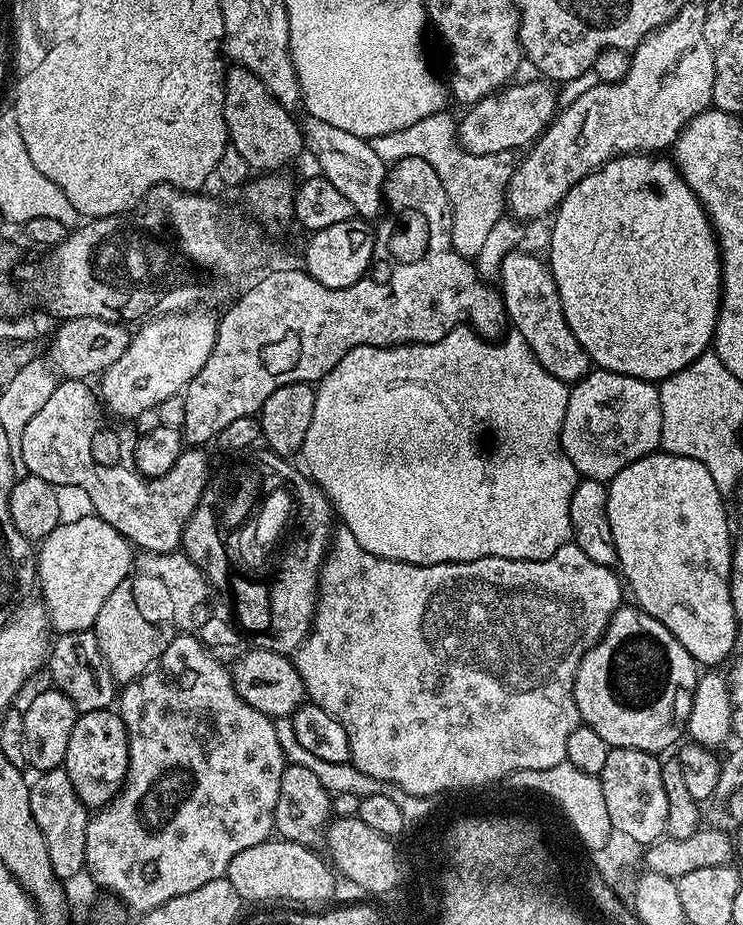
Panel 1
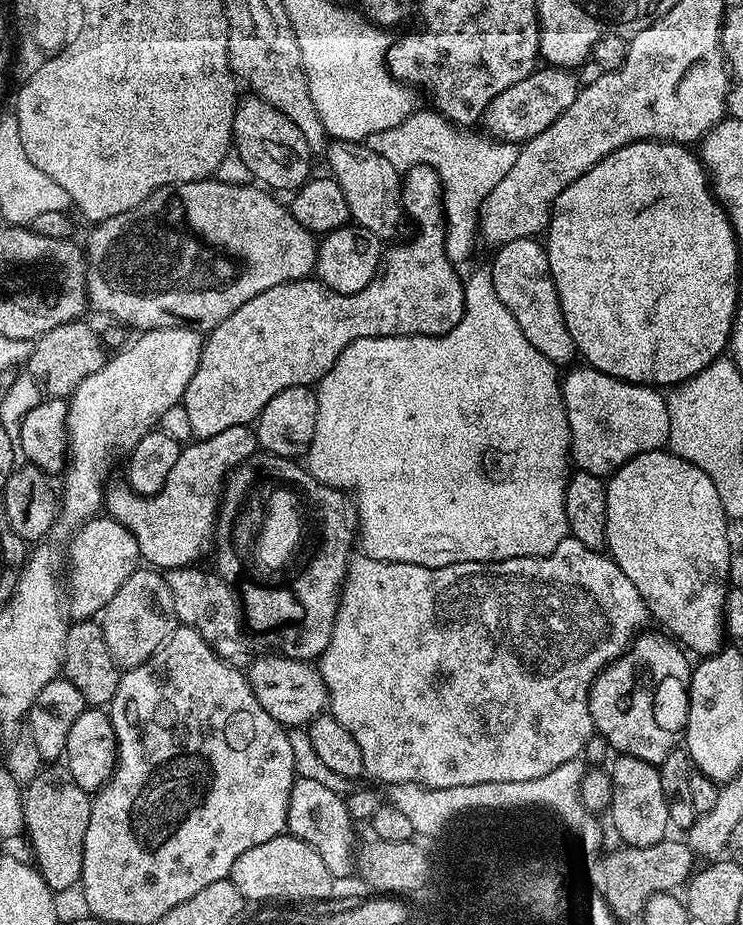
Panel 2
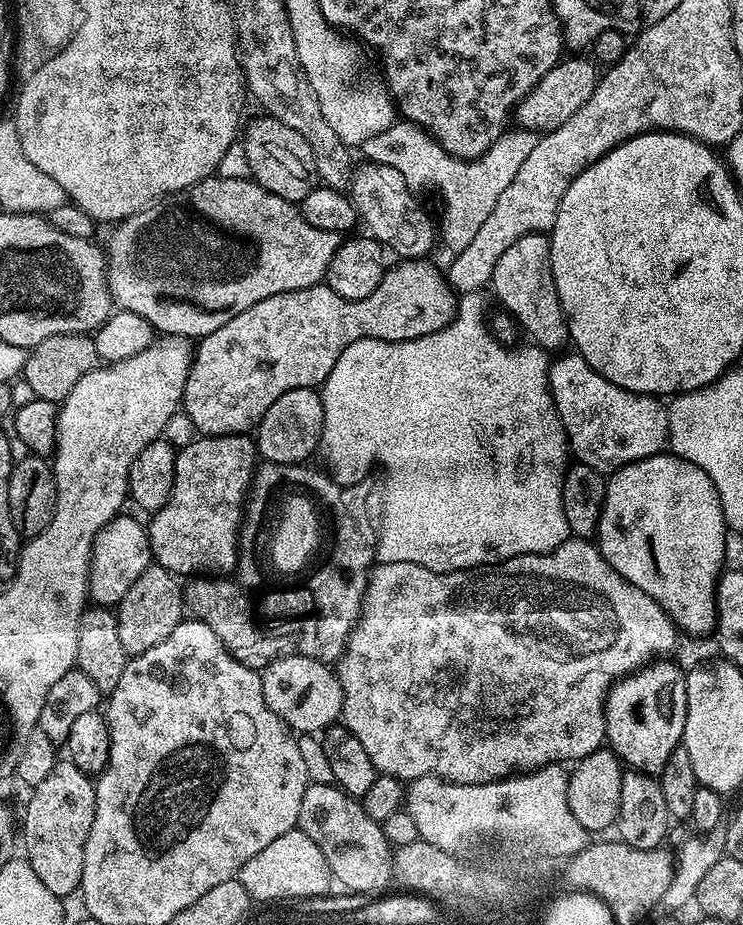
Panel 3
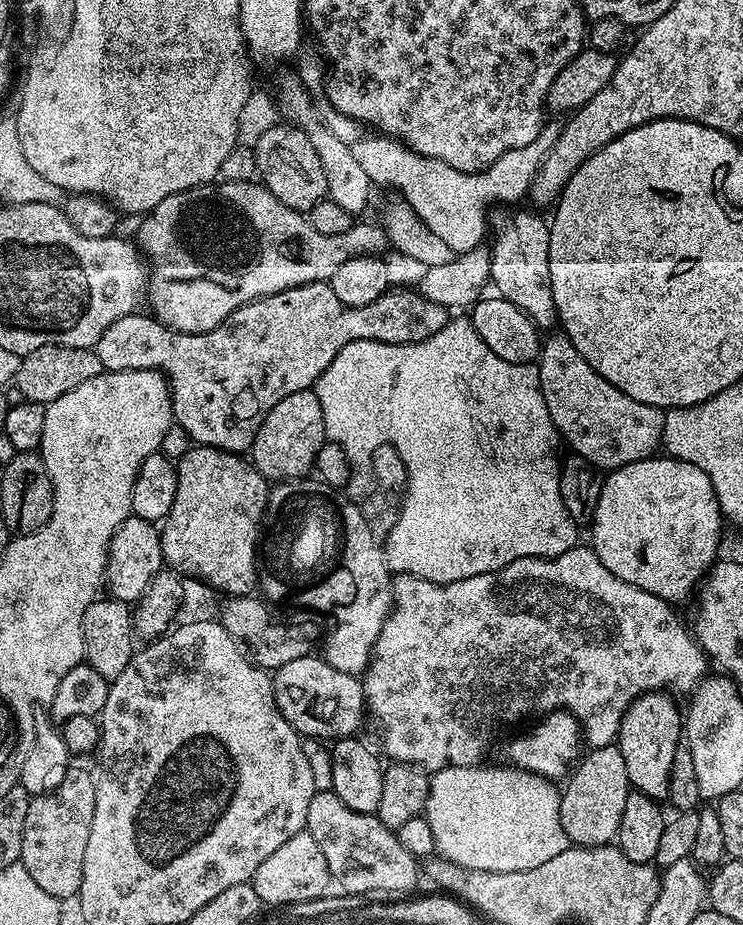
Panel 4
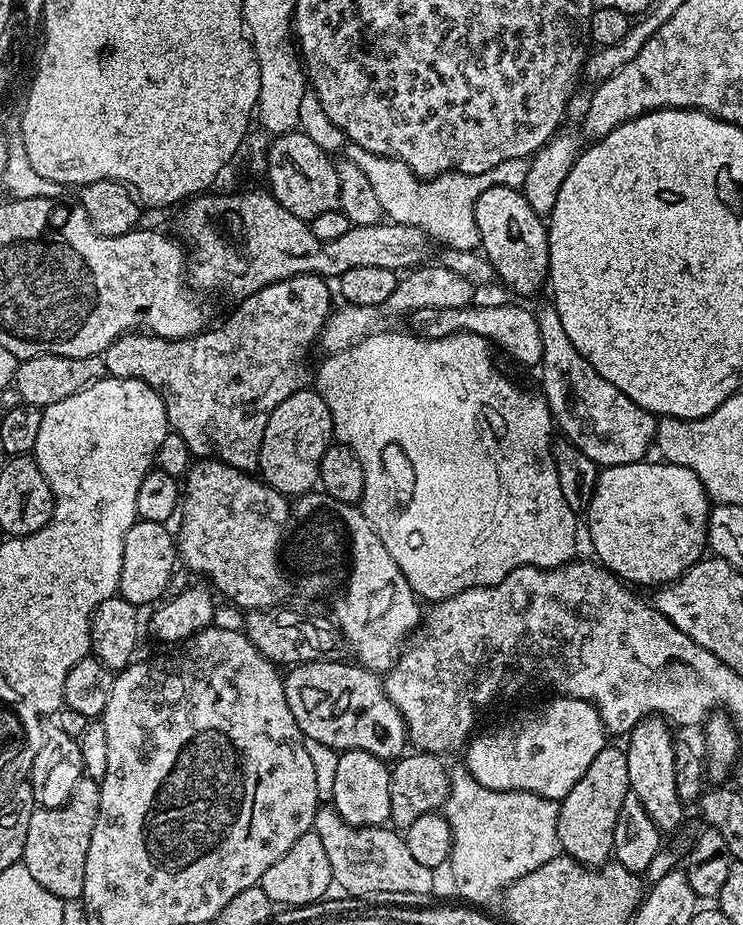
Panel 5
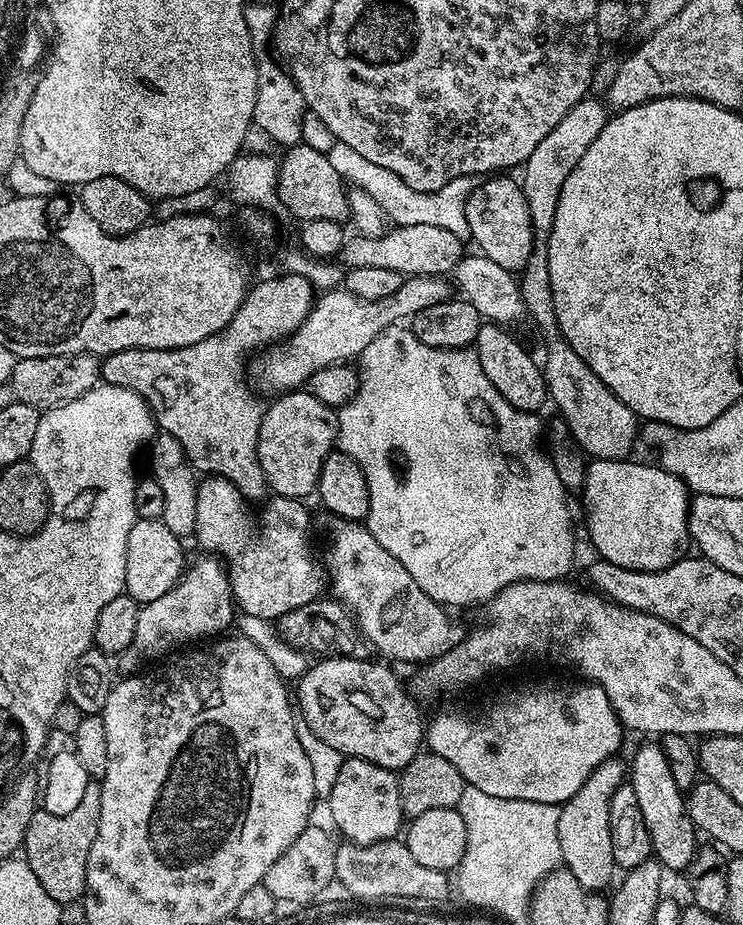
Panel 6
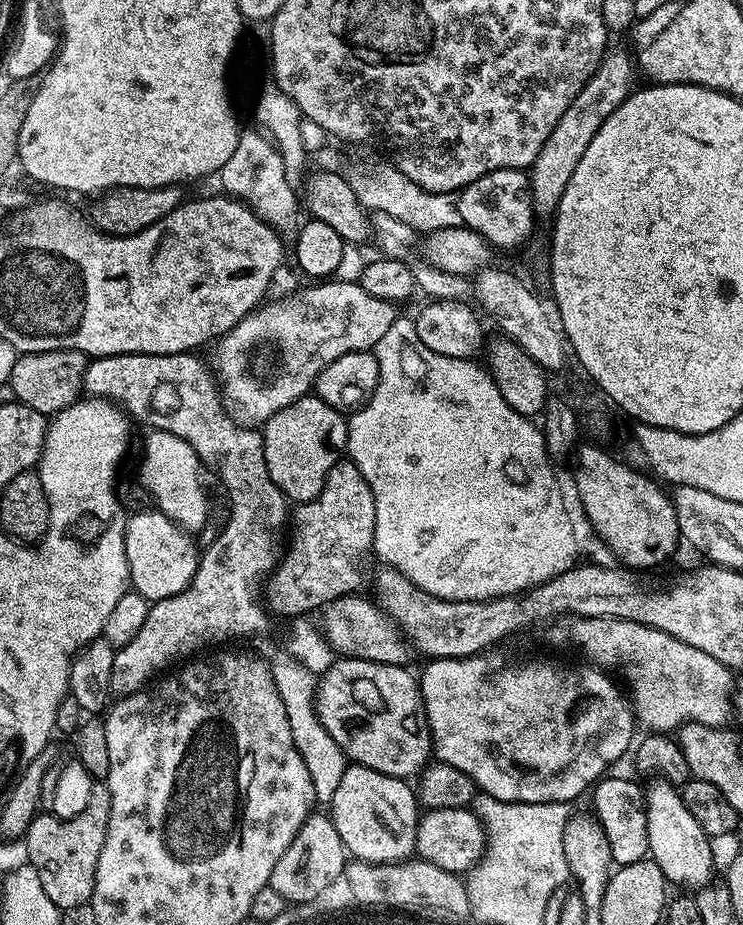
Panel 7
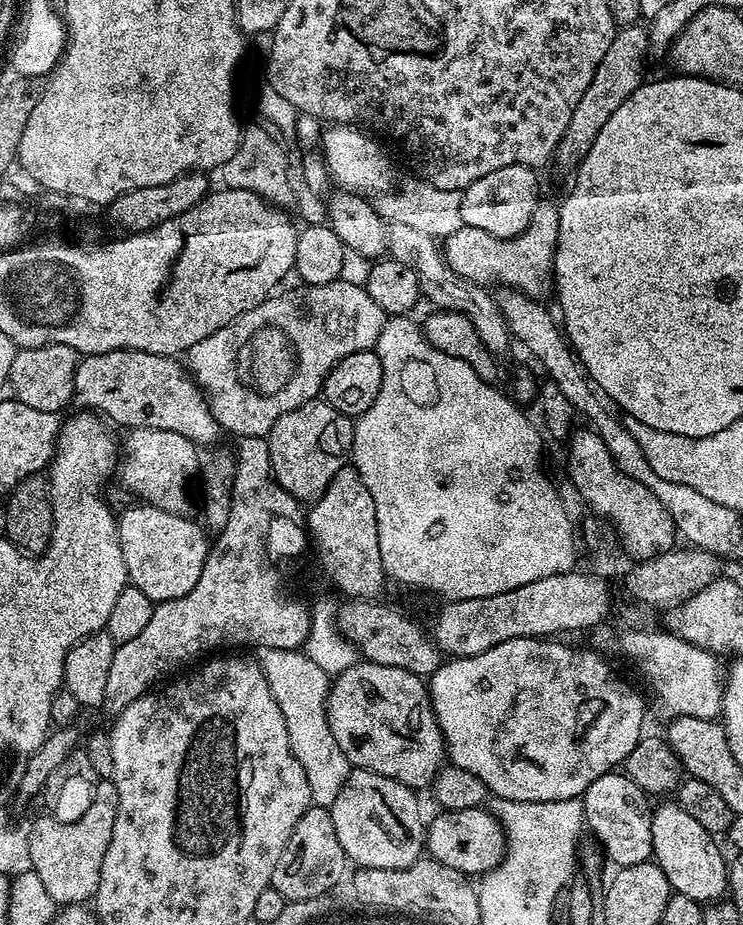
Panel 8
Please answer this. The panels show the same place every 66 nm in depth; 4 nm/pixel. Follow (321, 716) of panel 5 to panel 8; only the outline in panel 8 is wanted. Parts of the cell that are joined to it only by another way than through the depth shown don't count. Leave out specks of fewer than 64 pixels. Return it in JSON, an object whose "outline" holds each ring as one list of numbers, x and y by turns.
{"outline":[[357,662,337,675,328,689,328,725,349,765,394,778,413,790,427,789,446,760,444,736,436,722,428,685,405,668]]}

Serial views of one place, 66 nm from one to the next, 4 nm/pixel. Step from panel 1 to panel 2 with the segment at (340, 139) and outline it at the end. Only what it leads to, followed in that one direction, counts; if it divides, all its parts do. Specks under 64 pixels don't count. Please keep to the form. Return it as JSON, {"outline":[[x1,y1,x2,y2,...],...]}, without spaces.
{"outline":[[331,141,325,149,324,158,328,162,329,173,342,188,353,223,370,230,381,240,392,237,402,220,402,178,399,169,360,142]]}

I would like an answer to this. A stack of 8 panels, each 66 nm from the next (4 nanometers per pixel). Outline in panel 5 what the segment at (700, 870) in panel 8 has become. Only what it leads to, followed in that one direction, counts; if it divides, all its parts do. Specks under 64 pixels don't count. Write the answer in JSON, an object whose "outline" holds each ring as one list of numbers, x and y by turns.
{"outline":[[646,716,638,726,634,726,626,740,626,761,629,771,631,795,642,802,646,814,660,828,661,833,676,832,684,820,686,805,678,798,678,782,674,782,674,750,676,740,673,729,663,716]]}

